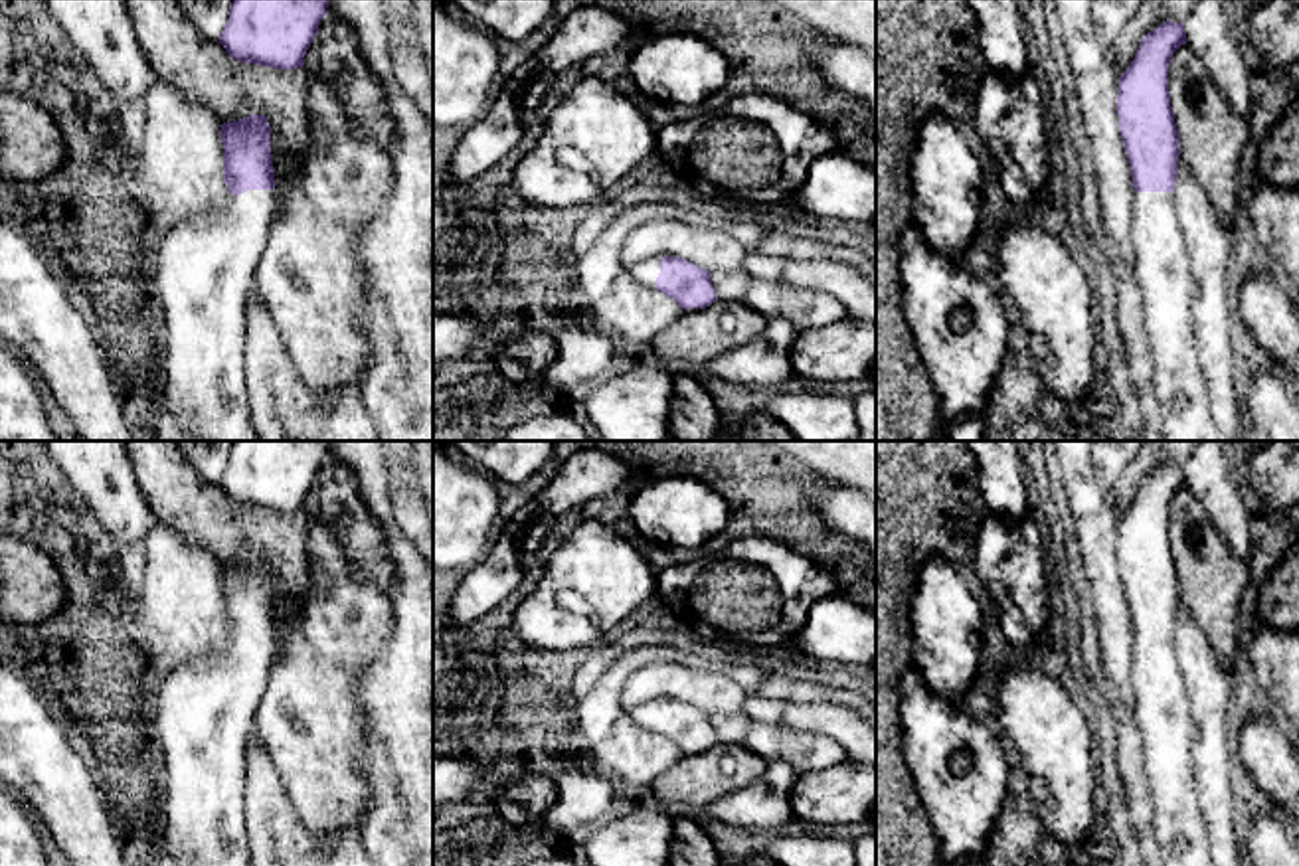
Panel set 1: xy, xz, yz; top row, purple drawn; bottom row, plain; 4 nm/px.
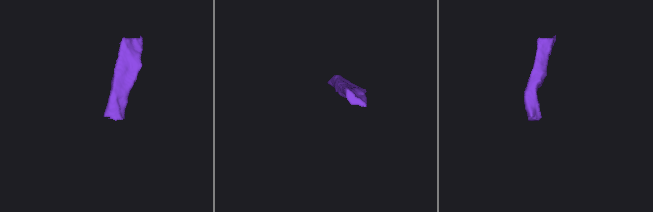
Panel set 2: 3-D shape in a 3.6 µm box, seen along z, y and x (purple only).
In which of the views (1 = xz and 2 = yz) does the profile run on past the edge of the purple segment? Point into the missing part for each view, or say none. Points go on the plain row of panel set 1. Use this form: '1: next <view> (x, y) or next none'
1: next xz (645, 714)
2: next yz (1161, 702)

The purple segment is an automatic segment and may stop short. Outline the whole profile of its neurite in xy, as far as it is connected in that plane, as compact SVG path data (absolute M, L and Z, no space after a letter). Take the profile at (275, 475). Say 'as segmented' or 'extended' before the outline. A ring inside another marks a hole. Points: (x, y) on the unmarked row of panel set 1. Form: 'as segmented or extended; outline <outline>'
as segmented; outline M233 441L219 486L243 506L303 510L328 445L330 441Z

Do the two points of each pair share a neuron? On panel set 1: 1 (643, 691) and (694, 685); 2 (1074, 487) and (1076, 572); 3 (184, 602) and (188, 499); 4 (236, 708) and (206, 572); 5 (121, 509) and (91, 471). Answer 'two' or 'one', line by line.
1: one
2: two
3: two
4: two
5: one

